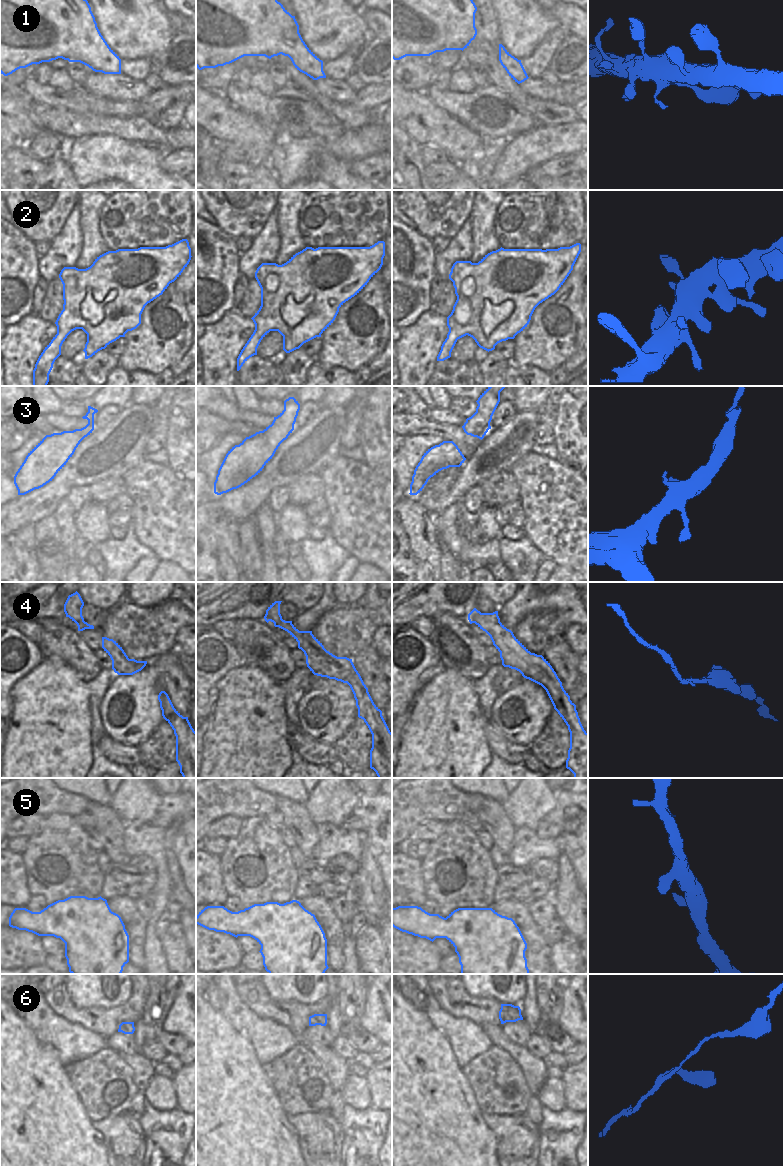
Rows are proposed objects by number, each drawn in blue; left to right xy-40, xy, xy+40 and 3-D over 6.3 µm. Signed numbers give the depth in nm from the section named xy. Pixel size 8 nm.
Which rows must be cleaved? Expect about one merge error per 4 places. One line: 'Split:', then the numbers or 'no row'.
Split: no row

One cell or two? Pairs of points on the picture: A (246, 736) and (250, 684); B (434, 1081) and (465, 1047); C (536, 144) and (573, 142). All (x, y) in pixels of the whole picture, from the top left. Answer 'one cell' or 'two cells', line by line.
A: one cell
B: two cells
C: one cell

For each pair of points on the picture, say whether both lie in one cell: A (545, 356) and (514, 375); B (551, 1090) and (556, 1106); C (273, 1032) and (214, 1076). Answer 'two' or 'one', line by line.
A: two
B: one
C: two

